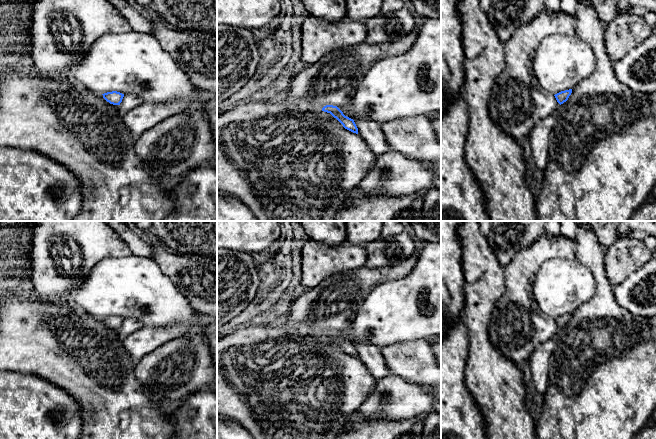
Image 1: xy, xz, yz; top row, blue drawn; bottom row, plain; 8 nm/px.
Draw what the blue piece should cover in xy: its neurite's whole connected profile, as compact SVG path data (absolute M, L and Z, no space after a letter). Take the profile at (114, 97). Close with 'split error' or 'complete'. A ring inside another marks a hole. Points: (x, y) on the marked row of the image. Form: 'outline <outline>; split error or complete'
outline M117 91L107 92L102 95L107 102L113 105L120 105L124 97L124 94Z; complete

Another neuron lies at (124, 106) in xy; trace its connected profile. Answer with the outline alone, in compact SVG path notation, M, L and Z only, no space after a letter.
M124 94L124 97L123 97L122 102L120 103L119 107L124 113L127 113L131 109L140 105L141 103L142 103L142 101L137 95Z

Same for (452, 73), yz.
M441 0L441 115L451 98L462 96L463 42L457 11L460 0Z

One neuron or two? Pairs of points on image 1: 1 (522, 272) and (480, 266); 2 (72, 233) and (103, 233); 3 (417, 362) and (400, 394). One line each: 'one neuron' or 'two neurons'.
1: two neurons
2: one neuron
3: two neurons

